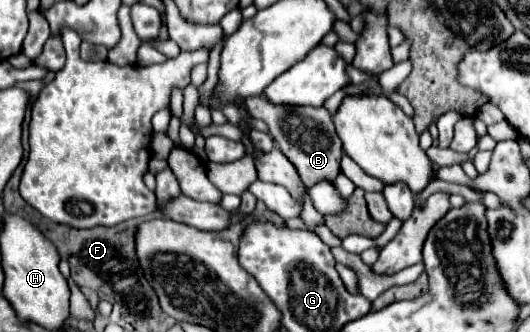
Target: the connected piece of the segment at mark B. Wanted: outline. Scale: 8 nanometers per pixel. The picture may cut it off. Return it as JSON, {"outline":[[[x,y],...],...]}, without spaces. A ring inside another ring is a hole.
{"outline":[[[264,95],[248,97],[246,107],[248,107],[248,113],[252,117],[262,119],[268,125],[280,151],[296,167],[296,171],[300,173],[300,179],[306,187],[312,187],[318,181],[334,181],[336,179],[336,175],[340,173],[342,141],[336,135],[332,117],[324,107],[320,107],[320,109],[312,109],[312,107],[296,109],[294,105],[272,105]]]}

